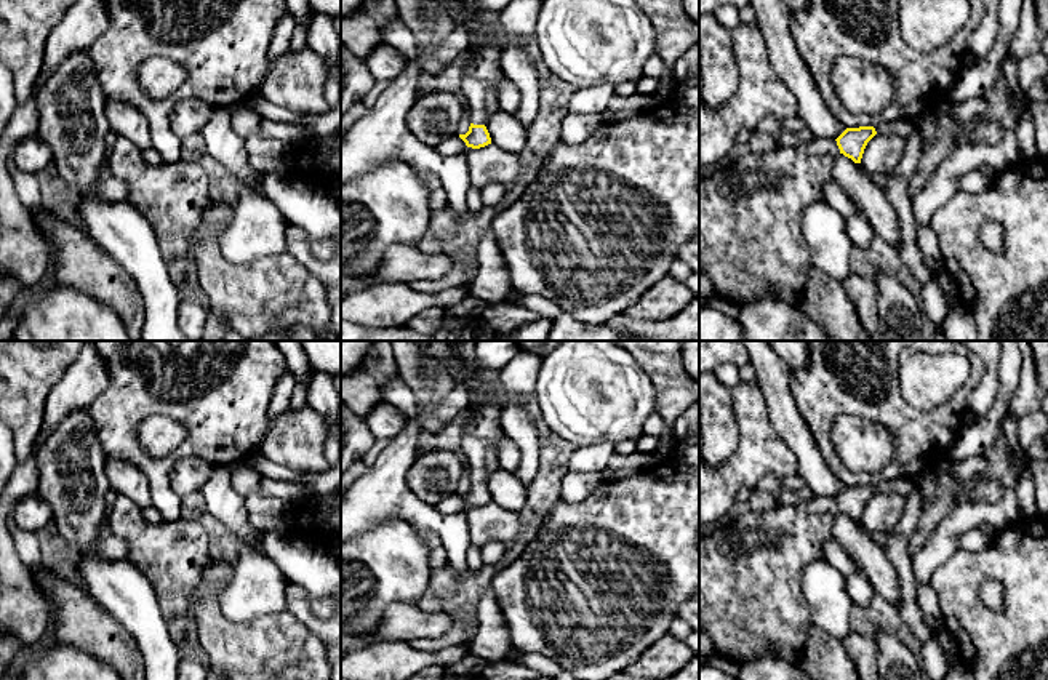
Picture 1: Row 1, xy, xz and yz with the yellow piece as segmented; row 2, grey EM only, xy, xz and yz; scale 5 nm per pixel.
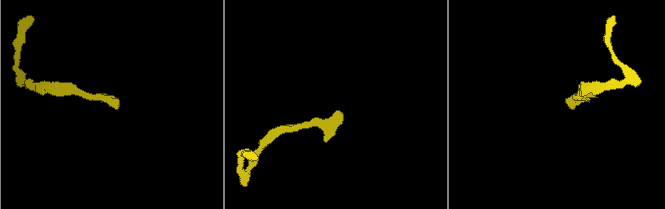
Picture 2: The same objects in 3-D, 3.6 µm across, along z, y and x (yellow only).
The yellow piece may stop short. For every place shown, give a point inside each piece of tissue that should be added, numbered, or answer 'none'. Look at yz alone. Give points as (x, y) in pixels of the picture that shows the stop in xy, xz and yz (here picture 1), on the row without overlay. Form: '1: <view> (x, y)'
1: yz (751, 602)

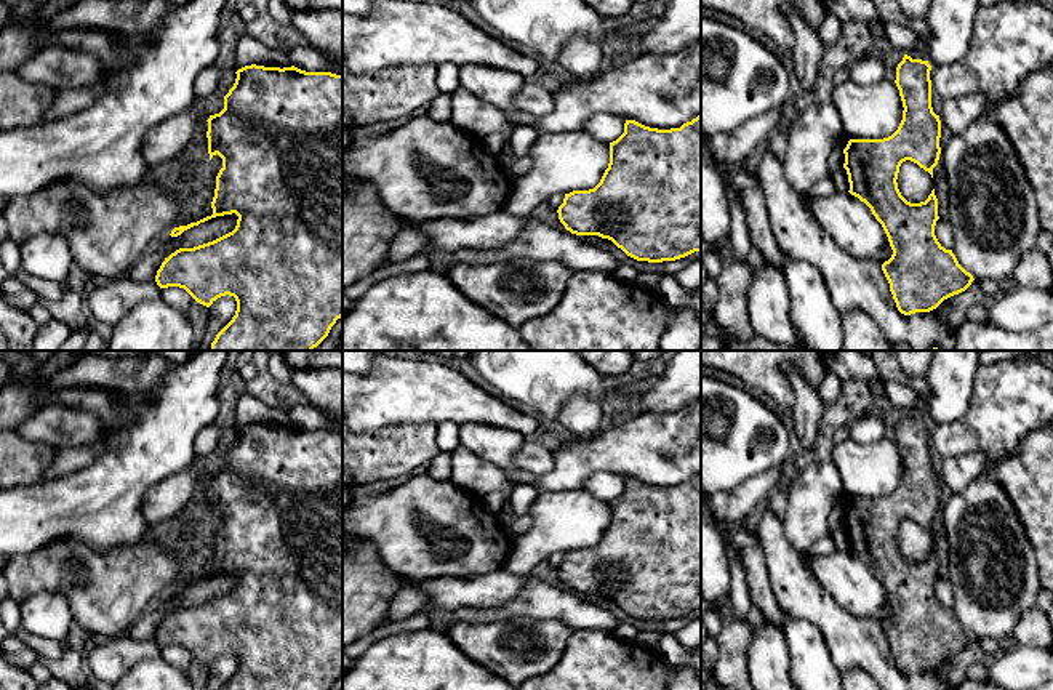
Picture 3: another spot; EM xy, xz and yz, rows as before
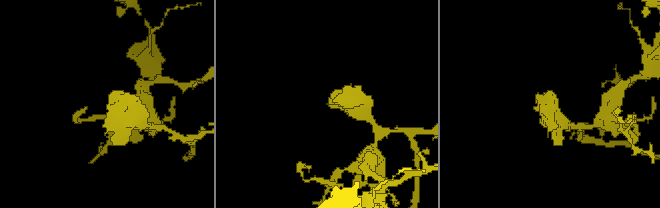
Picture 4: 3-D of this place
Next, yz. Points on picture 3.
1: yz (850, 365)

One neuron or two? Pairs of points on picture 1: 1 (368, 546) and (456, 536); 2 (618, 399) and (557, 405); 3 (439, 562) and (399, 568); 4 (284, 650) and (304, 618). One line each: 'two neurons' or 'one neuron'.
1: two neurons
2: one neuron
3: two neurons
4: two neurons

